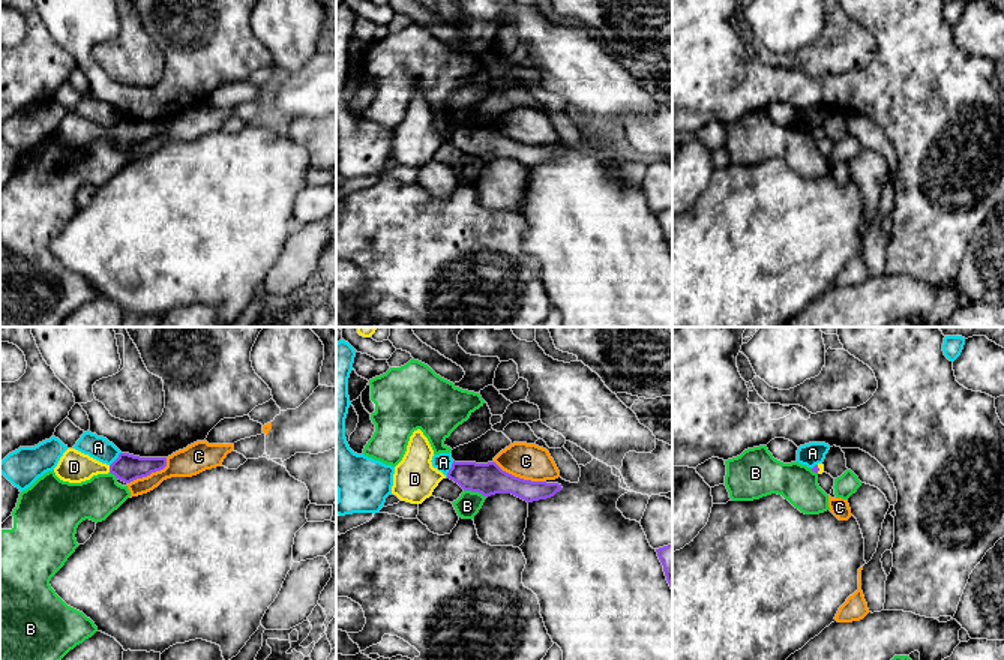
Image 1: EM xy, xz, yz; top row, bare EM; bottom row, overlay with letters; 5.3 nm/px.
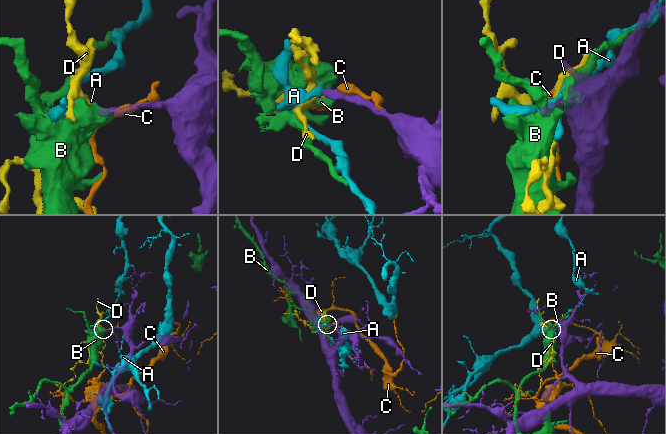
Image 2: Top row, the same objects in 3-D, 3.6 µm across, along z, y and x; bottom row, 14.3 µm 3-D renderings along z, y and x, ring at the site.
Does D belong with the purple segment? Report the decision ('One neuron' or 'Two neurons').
One neuron

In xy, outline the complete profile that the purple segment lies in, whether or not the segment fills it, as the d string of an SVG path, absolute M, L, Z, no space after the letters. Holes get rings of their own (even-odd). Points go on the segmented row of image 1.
M68 448L54 468L56 476L69 483L81 483L98 474L114 474L116 478L131 483L167 466L167 458L140 458L120 453L111 464L102 464L75 448Z

